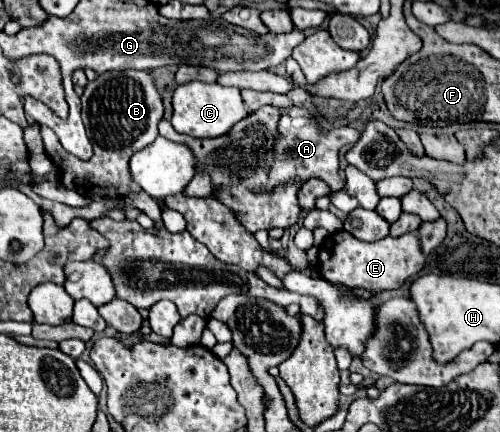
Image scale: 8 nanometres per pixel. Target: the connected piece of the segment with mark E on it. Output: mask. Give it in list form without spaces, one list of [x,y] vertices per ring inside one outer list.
[[[346,230],[334,232],[334,236],[326,238],[318,254],[320,272],[328,274],[326,280],[342,282],[350,288],[364,288],[364,290],[370,290],[372,294],[400,288],[408,278],[418,274],[418,270],[424,266],[424,260],[426,258],[420,250],[420,242],[416,234],[404,234],[400,238],[386,236],[376,242],[362,242]]]

